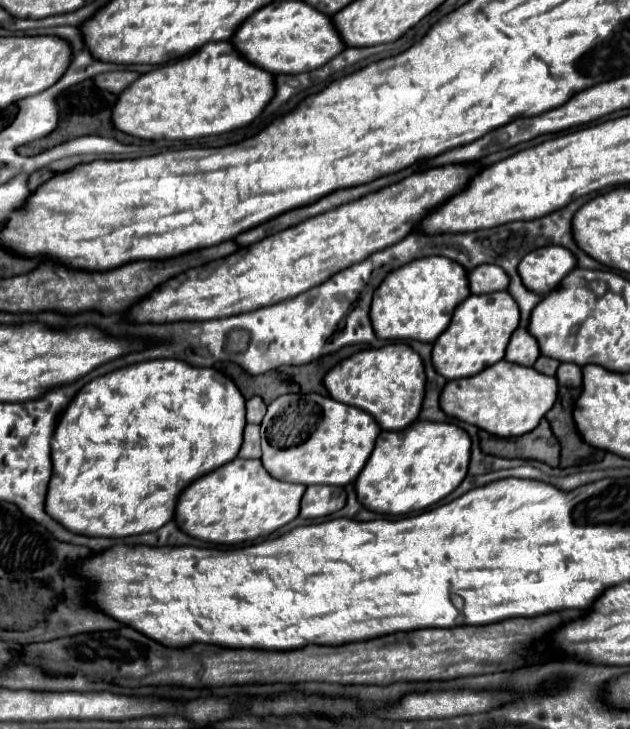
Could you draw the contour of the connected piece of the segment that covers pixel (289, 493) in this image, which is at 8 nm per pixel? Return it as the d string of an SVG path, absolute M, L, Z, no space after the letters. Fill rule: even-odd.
M233 459L223 467L203 475L181 491L175 511L175 523L187 535L221 545L237 545L269 535L275 529L293 521L299 513L299 503L305 485L273 479L259 459Z

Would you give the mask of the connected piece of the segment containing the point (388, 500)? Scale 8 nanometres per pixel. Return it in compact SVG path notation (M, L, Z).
M415 421L403 431L381 431L377 445L355 479L357 499L375 513L405 515L423 511L447 497L467 475L471 441L467 433L451 423Z

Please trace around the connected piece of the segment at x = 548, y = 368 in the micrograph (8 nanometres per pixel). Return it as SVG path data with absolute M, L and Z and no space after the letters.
M541 355L541 357L535 361L535 365L533 365L533 369L537 369L539 373L545 373L545 375L555 375L557 367L559 367L559 361L557 361L557 359L543 357L543 355Z

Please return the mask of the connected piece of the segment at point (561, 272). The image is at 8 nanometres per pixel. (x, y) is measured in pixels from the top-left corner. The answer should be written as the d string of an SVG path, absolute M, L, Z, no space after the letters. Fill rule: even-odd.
M547 245L525 255L525 259L519 263L519 275L529 291L547 295L575 267L577 261L571 251L567 251L565 247Z

